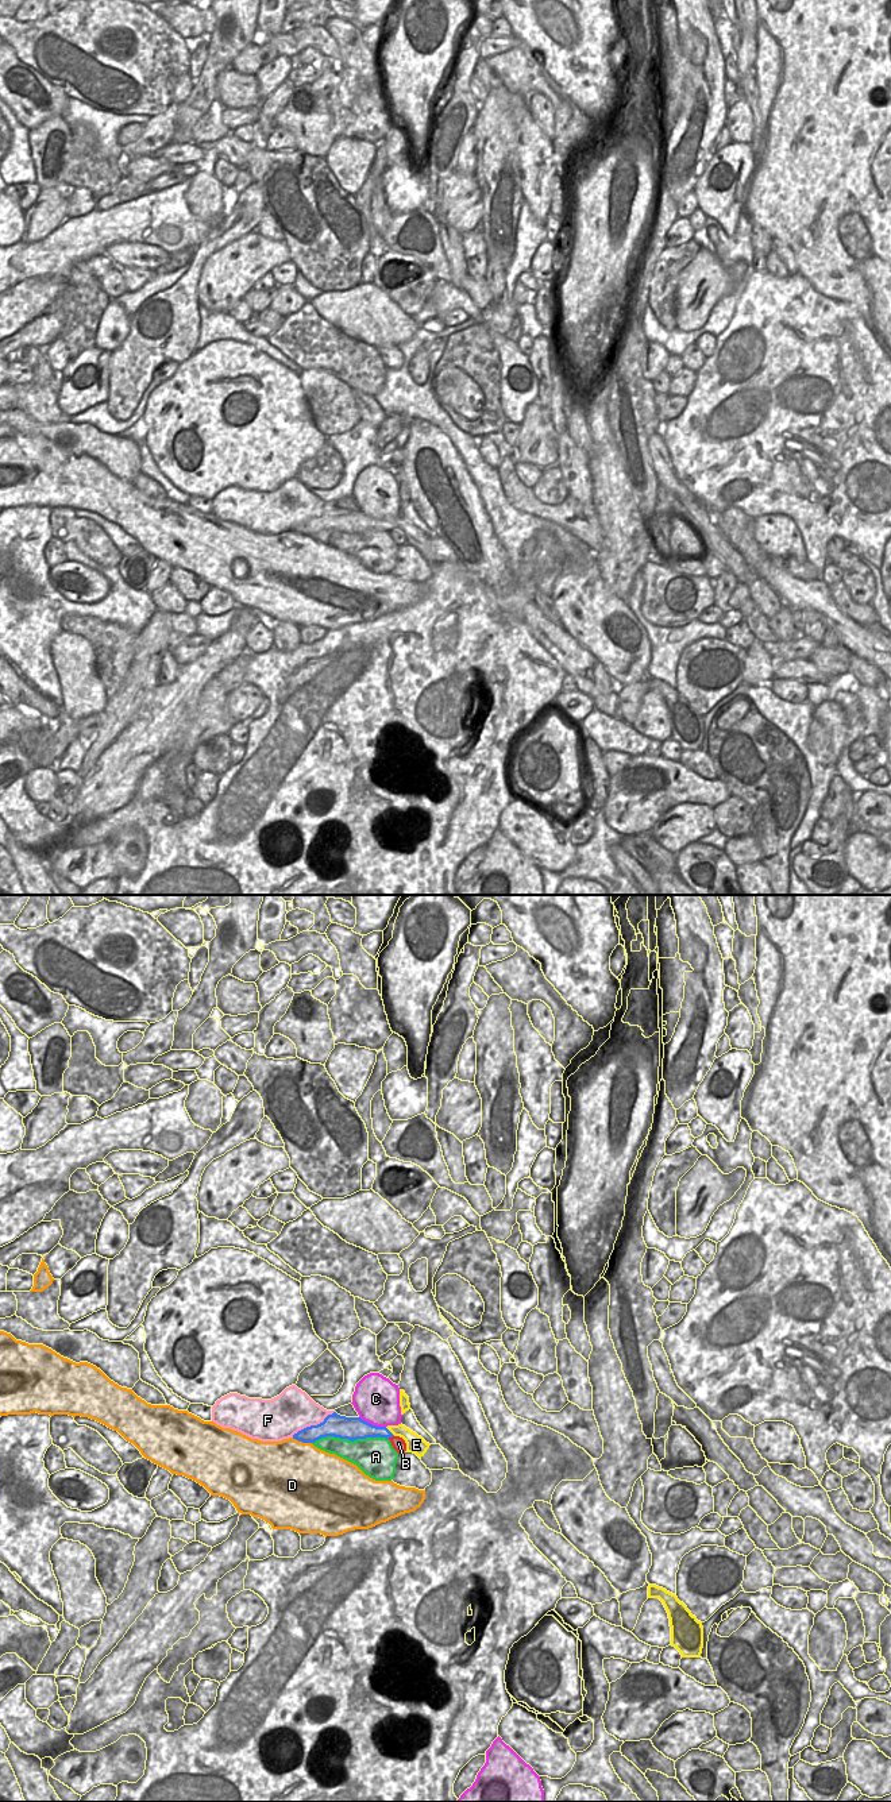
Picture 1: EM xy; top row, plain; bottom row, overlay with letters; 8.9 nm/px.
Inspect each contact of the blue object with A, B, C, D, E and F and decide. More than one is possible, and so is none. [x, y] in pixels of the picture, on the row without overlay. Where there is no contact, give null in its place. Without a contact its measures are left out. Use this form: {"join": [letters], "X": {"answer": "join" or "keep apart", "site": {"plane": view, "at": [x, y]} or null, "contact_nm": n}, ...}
{"join": [], "A": {"answer": "keep apart", "site": {"plane": "xy", "at": [350, 532]}, "contact_nm": 700}, "B": {"answer": "keep apart", "site": {"plane": "xy", "at": [390, 529]}, "contact_nm": 70}, "C": {"answer": "keep apart", "site": {"plane": "xy", "at": [371, 517]}, "contact_nm": 260}, "D": {"answer": "keep apart", "site": {"plane": "xy", "at": [301, 533]}, "contact_nm": 190}, "E": {"answer": "keep apart", "site": {"plane": "xy", "at": [389, 524]}, "contact_nm": 120}, "F": {"answer": "keep apart", "site": {"plane": "xy", "at": [312, 519]}, "contact_nm": 440}}

